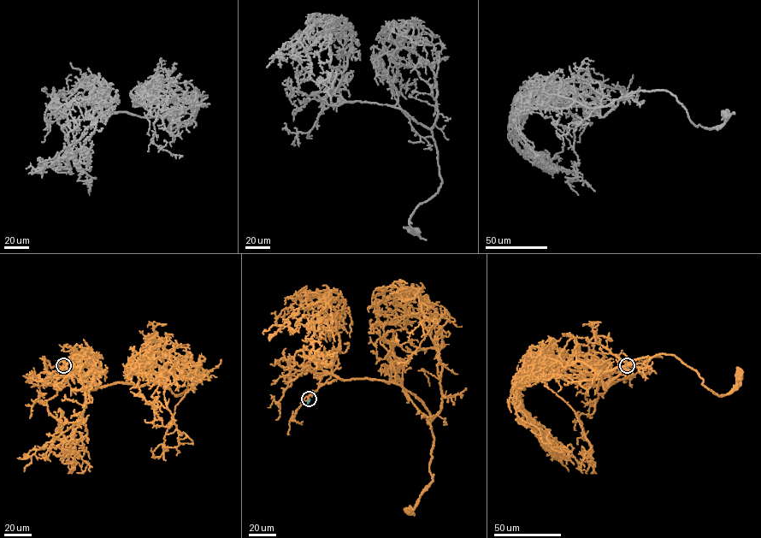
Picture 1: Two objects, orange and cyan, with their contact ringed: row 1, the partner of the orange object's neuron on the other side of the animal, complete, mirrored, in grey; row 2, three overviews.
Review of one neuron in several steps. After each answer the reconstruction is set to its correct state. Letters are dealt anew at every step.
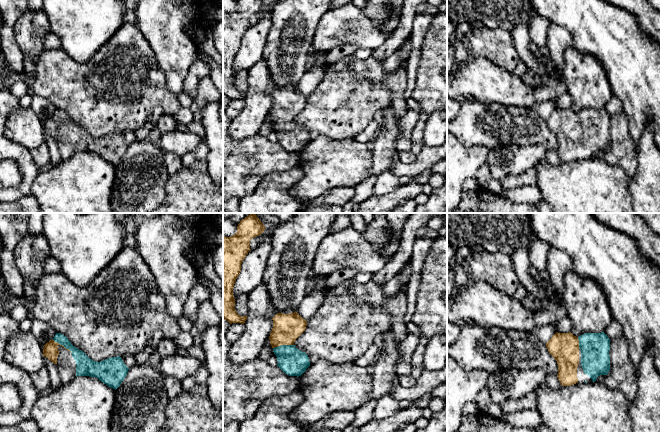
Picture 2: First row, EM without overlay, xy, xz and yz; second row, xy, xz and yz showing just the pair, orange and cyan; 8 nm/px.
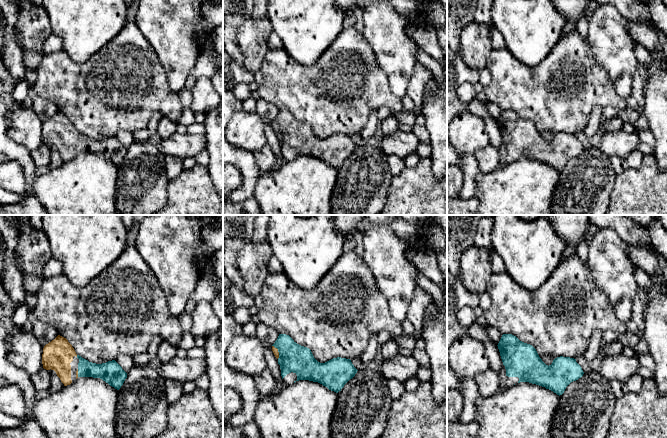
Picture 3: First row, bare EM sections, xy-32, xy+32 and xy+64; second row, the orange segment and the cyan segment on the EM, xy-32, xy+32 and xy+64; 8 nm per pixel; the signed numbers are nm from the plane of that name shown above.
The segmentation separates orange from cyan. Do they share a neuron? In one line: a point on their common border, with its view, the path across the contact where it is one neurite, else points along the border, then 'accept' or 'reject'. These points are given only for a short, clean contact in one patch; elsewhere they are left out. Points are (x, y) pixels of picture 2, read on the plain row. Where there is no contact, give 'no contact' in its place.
meets orange in xz at (283, 120); runs through xz (287, 104), (283, 111), (283, 120), (288, 133), (293, 138); accept

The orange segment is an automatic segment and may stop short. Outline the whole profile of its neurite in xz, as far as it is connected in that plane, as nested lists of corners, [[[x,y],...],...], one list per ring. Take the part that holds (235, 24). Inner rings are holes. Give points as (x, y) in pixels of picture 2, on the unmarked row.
[[[238,0],[237,8],[233,12],[223,12],[223,94],[230,100],[244,100],[247,96],[247,91],[238,91],[234,84],[236,76],[234,75],[233,64],[235,57],[240,50],[242,37],[251,26],[250,17],[254,13],[261,11],[264,6],[265,2],[263,0]]]

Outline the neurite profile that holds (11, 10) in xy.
[[[0,0],[2,27],[0,31],[2,52],[7,63],[17,73],[24,71],[24,57],[16,42],[14,28],[21,15],[28,9],[29,0]]]

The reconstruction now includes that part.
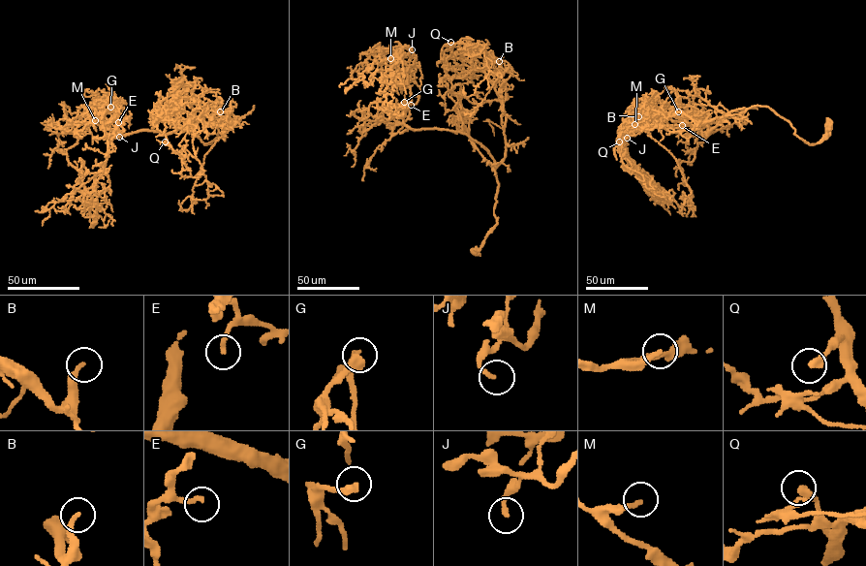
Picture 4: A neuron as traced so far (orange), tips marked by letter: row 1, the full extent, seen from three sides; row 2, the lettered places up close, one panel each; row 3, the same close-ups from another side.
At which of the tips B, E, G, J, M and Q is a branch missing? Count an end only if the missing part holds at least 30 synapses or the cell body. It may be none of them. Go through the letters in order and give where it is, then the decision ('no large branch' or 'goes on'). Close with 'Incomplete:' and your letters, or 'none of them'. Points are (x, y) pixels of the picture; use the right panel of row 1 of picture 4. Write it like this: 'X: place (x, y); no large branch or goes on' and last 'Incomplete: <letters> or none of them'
B: place (638, 116); no large branch
E: place (682, 125); goes on
G: place (678, 111); goes on
J: place (627, 138); no large branch
M: place (634, 124); no large branch
Q: place (619, 141); no large branch
Incomplete: E, G

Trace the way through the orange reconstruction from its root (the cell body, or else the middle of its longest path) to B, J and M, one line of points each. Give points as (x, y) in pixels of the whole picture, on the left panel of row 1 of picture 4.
B: (193, 123), (209, 143), (218, 99), (228, 111), (227, 119), (223, 108), (203, 103), (220, 111)
J: (193, 123), (203, 143), (217, 138), (218, 99), (182, 127), (116, 138), (113, 108), (119, 137)
M: (193, 123), (203, 143), (217, 138), (218, 99), (167, 133), (115, 138), (113, 105), (79, 124), (95, 120)

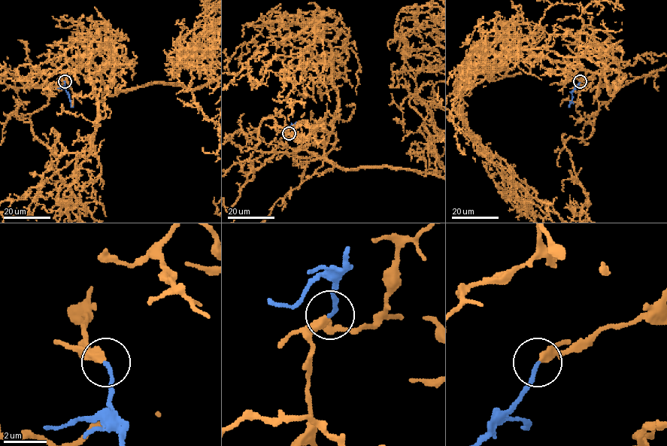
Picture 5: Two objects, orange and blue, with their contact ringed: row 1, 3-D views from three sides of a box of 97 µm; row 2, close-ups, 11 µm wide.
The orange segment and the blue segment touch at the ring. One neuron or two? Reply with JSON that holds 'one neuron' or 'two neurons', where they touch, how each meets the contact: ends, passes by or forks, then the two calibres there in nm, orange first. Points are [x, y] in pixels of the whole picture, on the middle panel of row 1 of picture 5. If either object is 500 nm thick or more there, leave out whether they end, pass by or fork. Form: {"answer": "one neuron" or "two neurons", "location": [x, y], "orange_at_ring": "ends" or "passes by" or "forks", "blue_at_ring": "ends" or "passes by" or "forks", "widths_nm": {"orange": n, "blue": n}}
{"answer": "one neuron", "location": [289, 133], "orange_at_ring": "ends", "blue_at_ring": "ends", "widths_nm": {"orange": 380, "blue": 170}}

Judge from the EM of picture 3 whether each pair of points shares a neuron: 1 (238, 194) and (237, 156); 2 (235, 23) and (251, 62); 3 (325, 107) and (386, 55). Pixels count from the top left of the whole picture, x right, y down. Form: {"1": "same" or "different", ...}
{"1": "same", "2": "different", "3": "different"}

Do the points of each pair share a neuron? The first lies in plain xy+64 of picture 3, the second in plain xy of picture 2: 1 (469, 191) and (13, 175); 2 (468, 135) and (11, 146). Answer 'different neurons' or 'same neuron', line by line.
1: different neurons
2: different neurons

